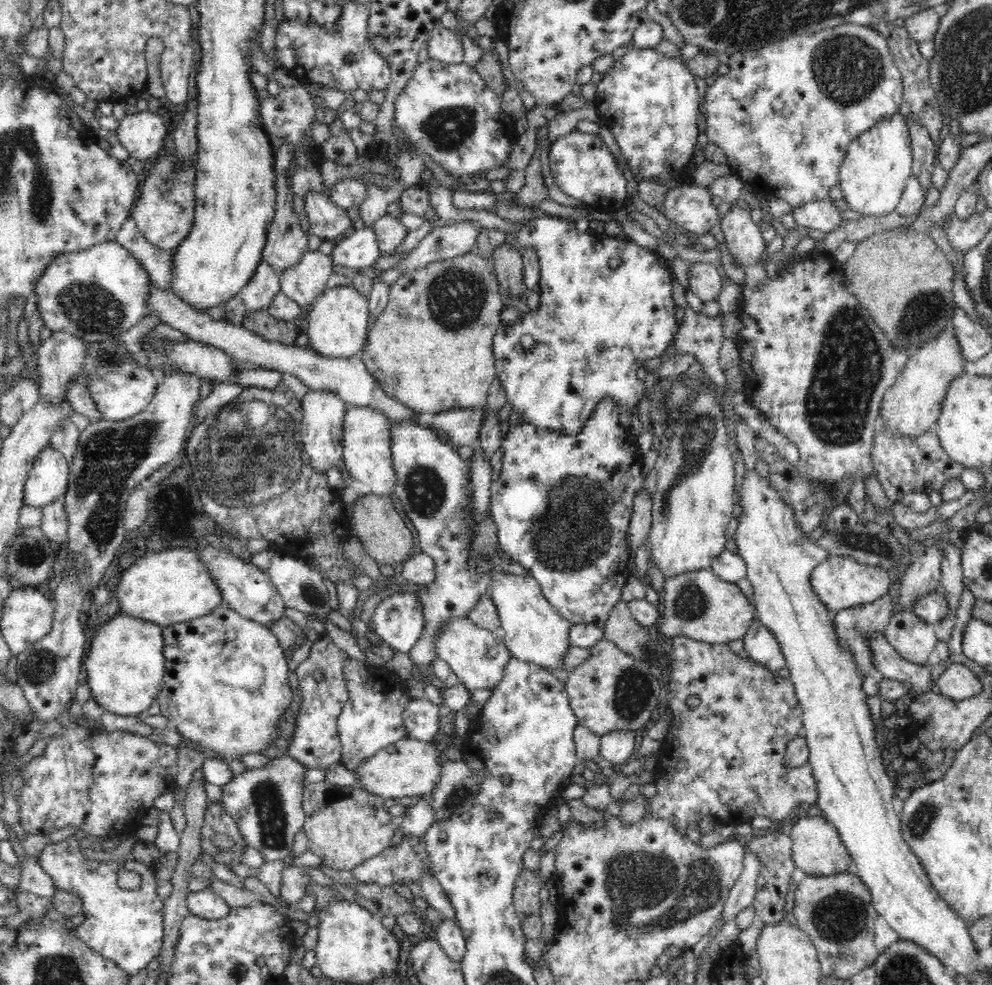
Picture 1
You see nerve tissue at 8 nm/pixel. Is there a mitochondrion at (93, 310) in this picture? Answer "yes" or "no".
yes

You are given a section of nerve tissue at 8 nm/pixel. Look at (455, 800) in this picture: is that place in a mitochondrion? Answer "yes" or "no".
yes

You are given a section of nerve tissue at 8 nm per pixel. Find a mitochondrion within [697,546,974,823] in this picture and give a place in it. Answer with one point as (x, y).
(854, 631)

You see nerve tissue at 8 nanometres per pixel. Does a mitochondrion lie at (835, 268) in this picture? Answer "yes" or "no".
no

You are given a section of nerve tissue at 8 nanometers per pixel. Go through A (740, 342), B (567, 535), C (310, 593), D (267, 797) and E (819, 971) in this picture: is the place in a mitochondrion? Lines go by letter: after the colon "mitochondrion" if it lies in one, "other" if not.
A: other
B: mitochondrion
C: mitochondrion
D: mitochondrion
E: other

